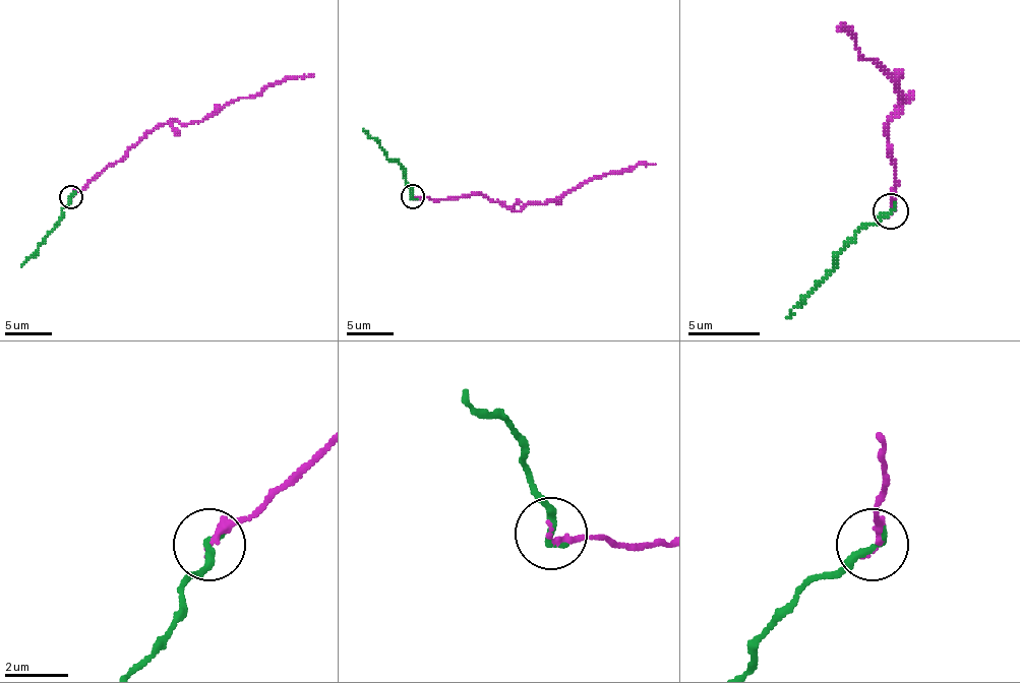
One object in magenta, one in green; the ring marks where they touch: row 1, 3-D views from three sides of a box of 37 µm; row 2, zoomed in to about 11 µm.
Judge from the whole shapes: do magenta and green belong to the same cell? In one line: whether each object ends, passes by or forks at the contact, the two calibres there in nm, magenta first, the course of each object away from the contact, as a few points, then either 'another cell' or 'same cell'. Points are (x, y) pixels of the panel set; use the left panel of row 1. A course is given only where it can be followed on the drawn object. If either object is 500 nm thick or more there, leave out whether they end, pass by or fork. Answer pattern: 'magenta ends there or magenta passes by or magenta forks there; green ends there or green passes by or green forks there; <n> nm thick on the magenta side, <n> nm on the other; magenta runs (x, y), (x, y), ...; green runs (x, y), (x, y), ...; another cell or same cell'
magenta ends there; green ends there; 220 nm thick on the magenta side, 280 nm on the other; magenta runs (71, 196), (113, 166), (143, 137), (174, 121), (202, 121), (240, 98), (259, 95), (287, 78), (313, 74); green runs (71, 196), (61, 210), (61, 220), (21, 266); same cell

